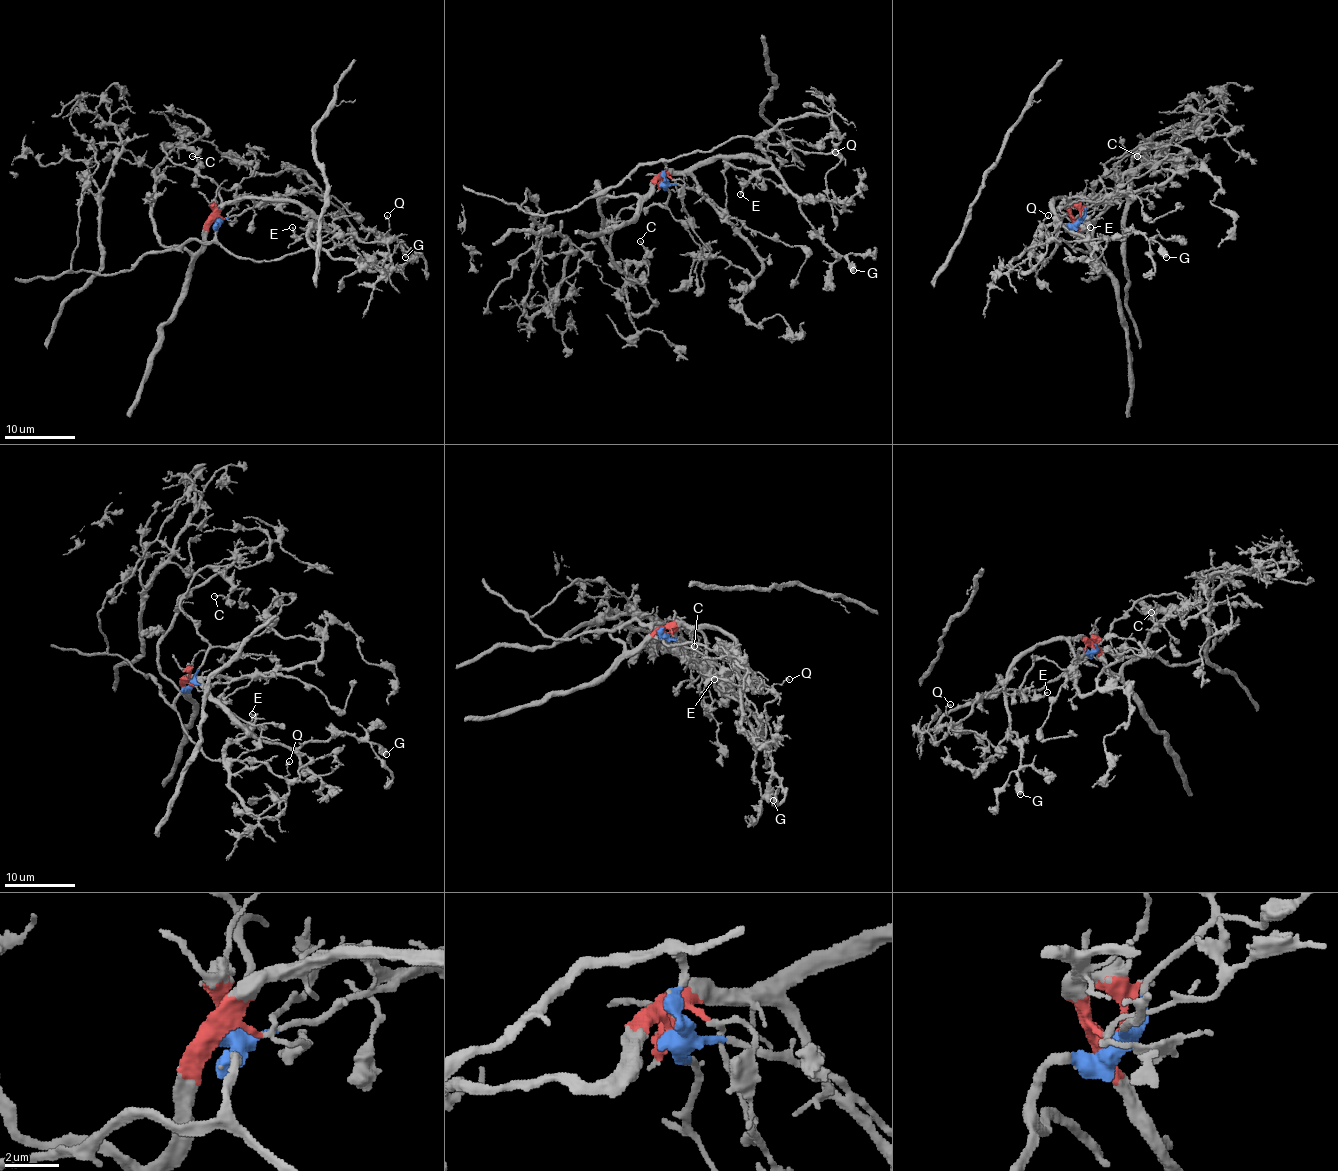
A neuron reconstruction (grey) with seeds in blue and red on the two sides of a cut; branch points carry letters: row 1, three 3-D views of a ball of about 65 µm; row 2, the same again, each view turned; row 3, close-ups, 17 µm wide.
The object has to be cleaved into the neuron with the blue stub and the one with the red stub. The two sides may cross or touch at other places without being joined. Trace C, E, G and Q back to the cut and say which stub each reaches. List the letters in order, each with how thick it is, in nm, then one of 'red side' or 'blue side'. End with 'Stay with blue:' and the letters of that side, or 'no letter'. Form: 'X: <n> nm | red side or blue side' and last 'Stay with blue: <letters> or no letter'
C: 160 nm | red side
E: 190 nm | red side
G: 500 nm | red side
Q: 150 nm | blue side
Stay with blue: Q

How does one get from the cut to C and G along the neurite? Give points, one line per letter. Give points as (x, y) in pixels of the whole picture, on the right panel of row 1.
C: (1078, 218), (1074, 224), (1081, 241), (1092, 252), (1095, 218), (1120, 179), (1166, 147), (1149, 160), (1136, 156)
G: (1078, 218), (1065, 199), (1053, 201), (1053, 213), (1065, 227), (1092, 241), (1140, 233), (1154, 240), (1166, 257)

